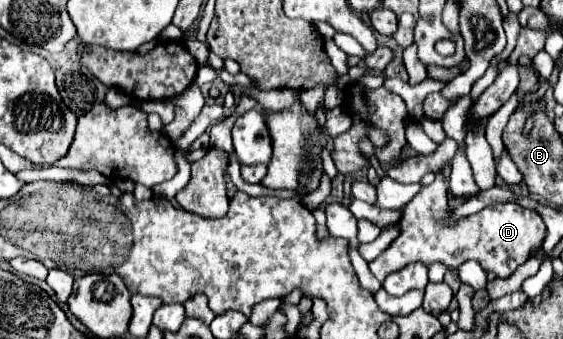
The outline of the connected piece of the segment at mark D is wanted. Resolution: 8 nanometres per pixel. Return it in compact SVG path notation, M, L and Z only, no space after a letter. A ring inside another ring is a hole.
M437 173L435 181L429 187L421 189L401 211L401 235L375 261L369 263L371 273L379 281L385 281L389 273L403 269L413 261L421 261L427 265L433 261L443 261L447 267L459 267L469 259L479 261L485 271L493 271L497 277L509 277L521 263L529 259L531 249L541 247L547 233L543 219L535 211L523 209L515 203L509 203L507 211L503 205L495 203L459 221L455 227L443 227L443 219L451 215L443 173Z

